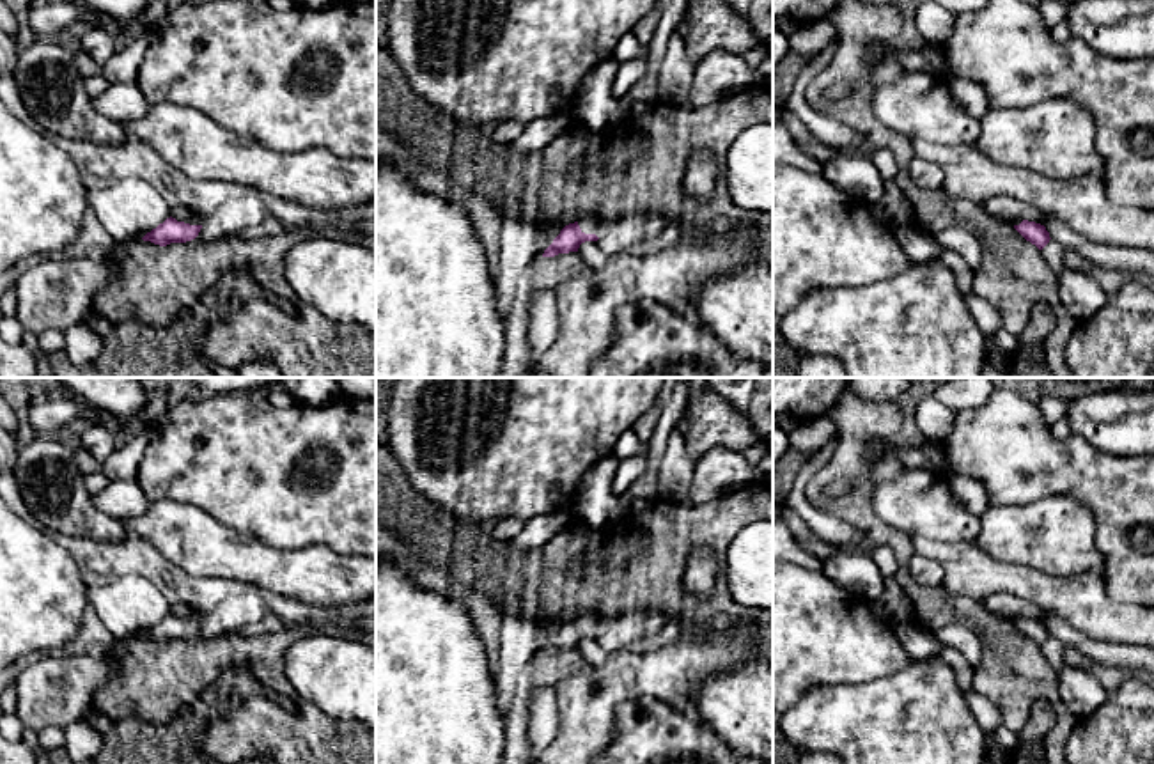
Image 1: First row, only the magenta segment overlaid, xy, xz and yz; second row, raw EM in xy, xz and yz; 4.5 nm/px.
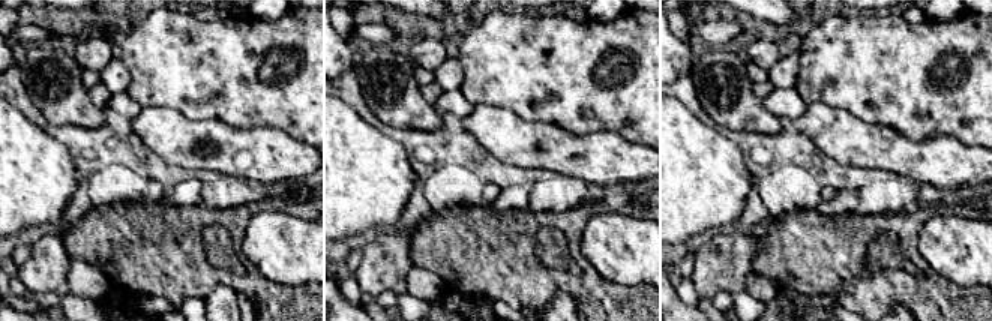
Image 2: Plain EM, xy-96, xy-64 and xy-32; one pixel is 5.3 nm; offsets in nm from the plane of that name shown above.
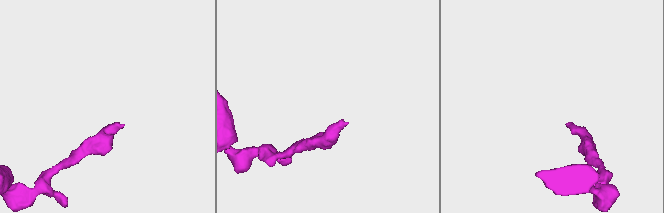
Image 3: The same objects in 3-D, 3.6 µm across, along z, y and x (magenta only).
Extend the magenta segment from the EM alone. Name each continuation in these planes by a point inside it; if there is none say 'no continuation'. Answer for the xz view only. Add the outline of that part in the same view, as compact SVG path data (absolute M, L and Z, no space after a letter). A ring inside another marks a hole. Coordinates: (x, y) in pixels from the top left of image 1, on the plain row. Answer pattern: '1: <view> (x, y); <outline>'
1: xz (591, 623); M587 615L587 617L578 617L578 622L581 629L585 631L596 631L597 635L603 635L613 622L615 619L610 615Z

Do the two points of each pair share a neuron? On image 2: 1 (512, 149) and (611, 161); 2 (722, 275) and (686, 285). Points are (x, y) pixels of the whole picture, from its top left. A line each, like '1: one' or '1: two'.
1: one
2: two

